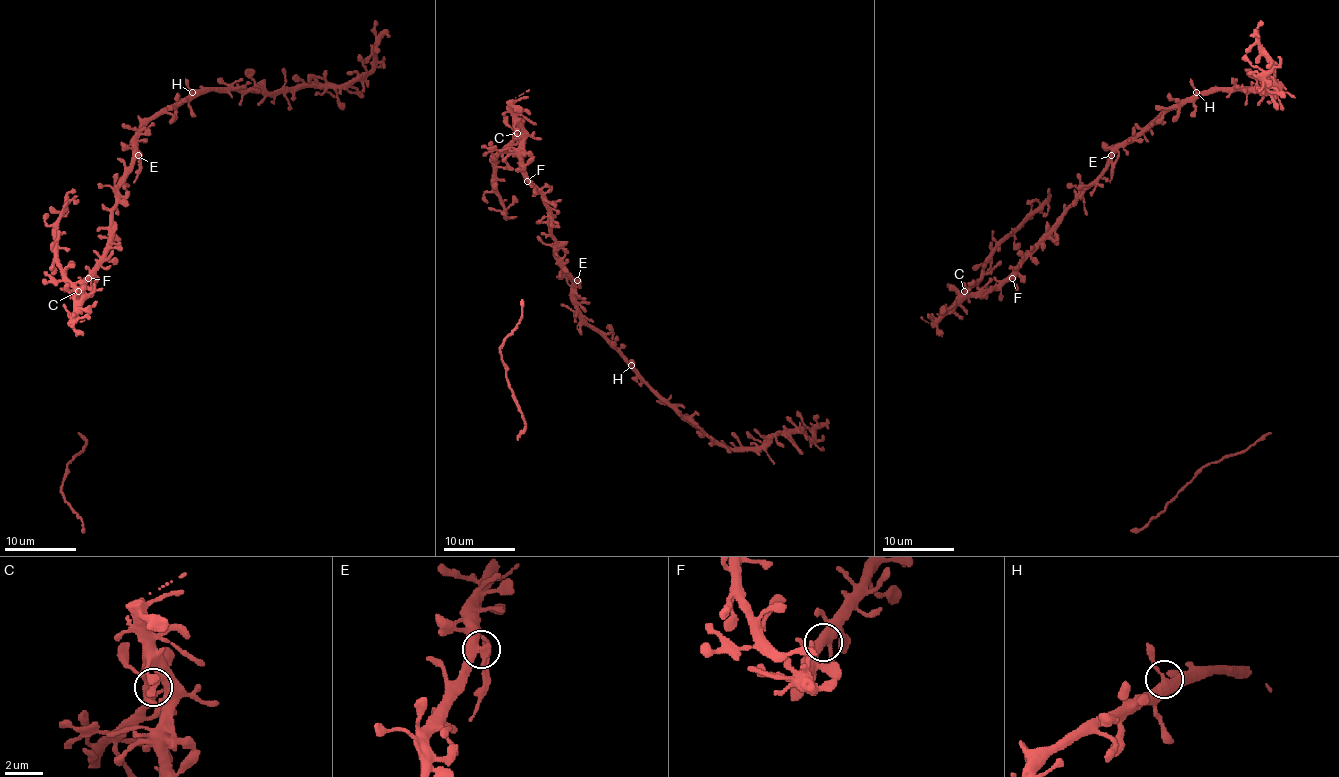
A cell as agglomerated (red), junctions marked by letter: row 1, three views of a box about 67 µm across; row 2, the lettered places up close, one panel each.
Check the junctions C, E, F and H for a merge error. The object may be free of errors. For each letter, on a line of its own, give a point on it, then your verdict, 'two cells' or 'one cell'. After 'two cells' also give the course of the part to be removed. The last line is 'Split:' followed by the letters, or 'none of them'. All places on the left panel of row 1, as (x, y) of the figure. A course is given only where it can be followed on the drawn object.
C: place (78, 291); one cell
E: place (138, 155); two cells; course (138, 155), (138, 175), (133, 182)
F: place (88, 278); one cell
H: place (192, 92); one cell
Split: E

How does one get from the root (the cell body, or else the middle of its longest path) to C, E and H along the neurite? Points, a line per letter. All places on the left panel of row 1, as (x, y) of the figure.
C: (119, 200), (113, 210), (113, 239), (110, 250), (83, 282), (83, 293), (78, 294), (78, 291)
E: (119, 200), (119, 182), (138, 155)
H: (119, 200), (119, 180), (131, 164), (136, 134), (163, 110), (176, 109), (192, 92)

